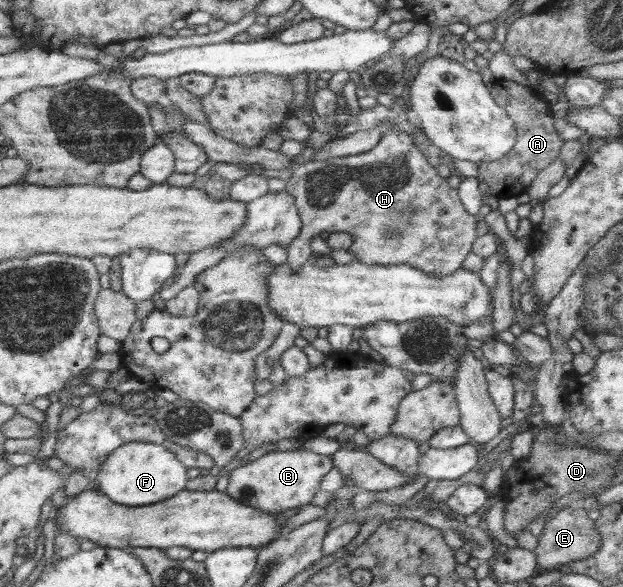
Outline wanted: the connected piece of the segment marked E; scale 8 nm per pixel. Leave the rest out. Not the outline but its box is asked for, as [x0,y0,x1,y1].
[533,505,601,571]

